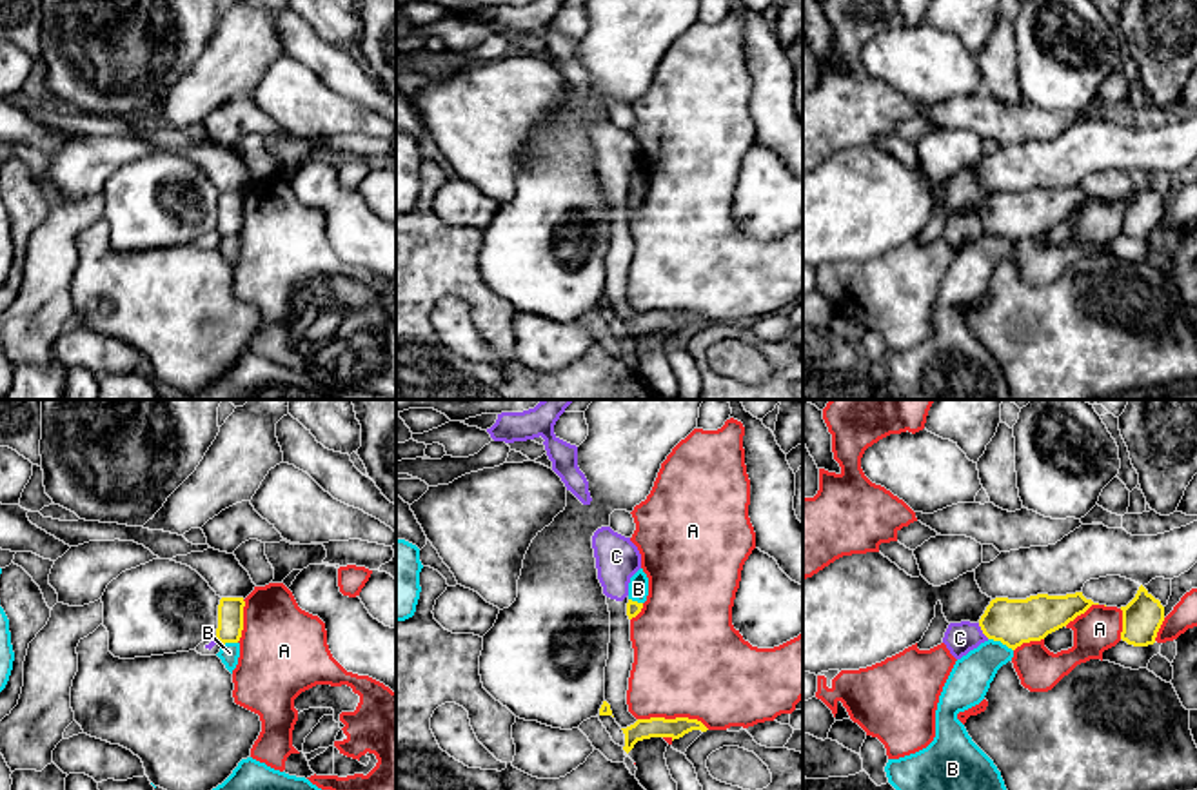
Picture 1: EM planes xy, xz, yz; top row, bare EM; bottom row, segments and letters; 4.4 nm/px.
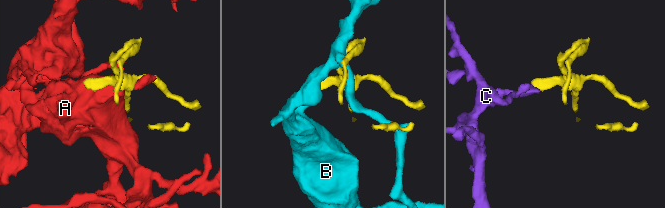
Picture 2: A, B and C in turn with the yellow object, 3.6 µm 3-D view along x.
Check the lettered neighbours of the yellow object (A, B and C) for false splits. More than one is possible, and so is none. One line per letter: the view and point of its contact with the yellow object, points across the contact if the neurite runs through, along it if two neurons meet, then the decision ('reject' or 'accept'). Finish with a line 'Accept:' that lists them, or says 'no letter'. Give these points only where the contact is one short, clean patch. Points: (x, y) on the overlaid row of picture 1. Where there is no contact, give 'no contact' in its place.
A: meets yellow in xz at (676, 718); reject
B: meets yellow in yz at (1001, 641); reject
C: meets yellow in yz at (981, 629); border along yz (978, 623), (989, 638); reject
Accept: no letter

